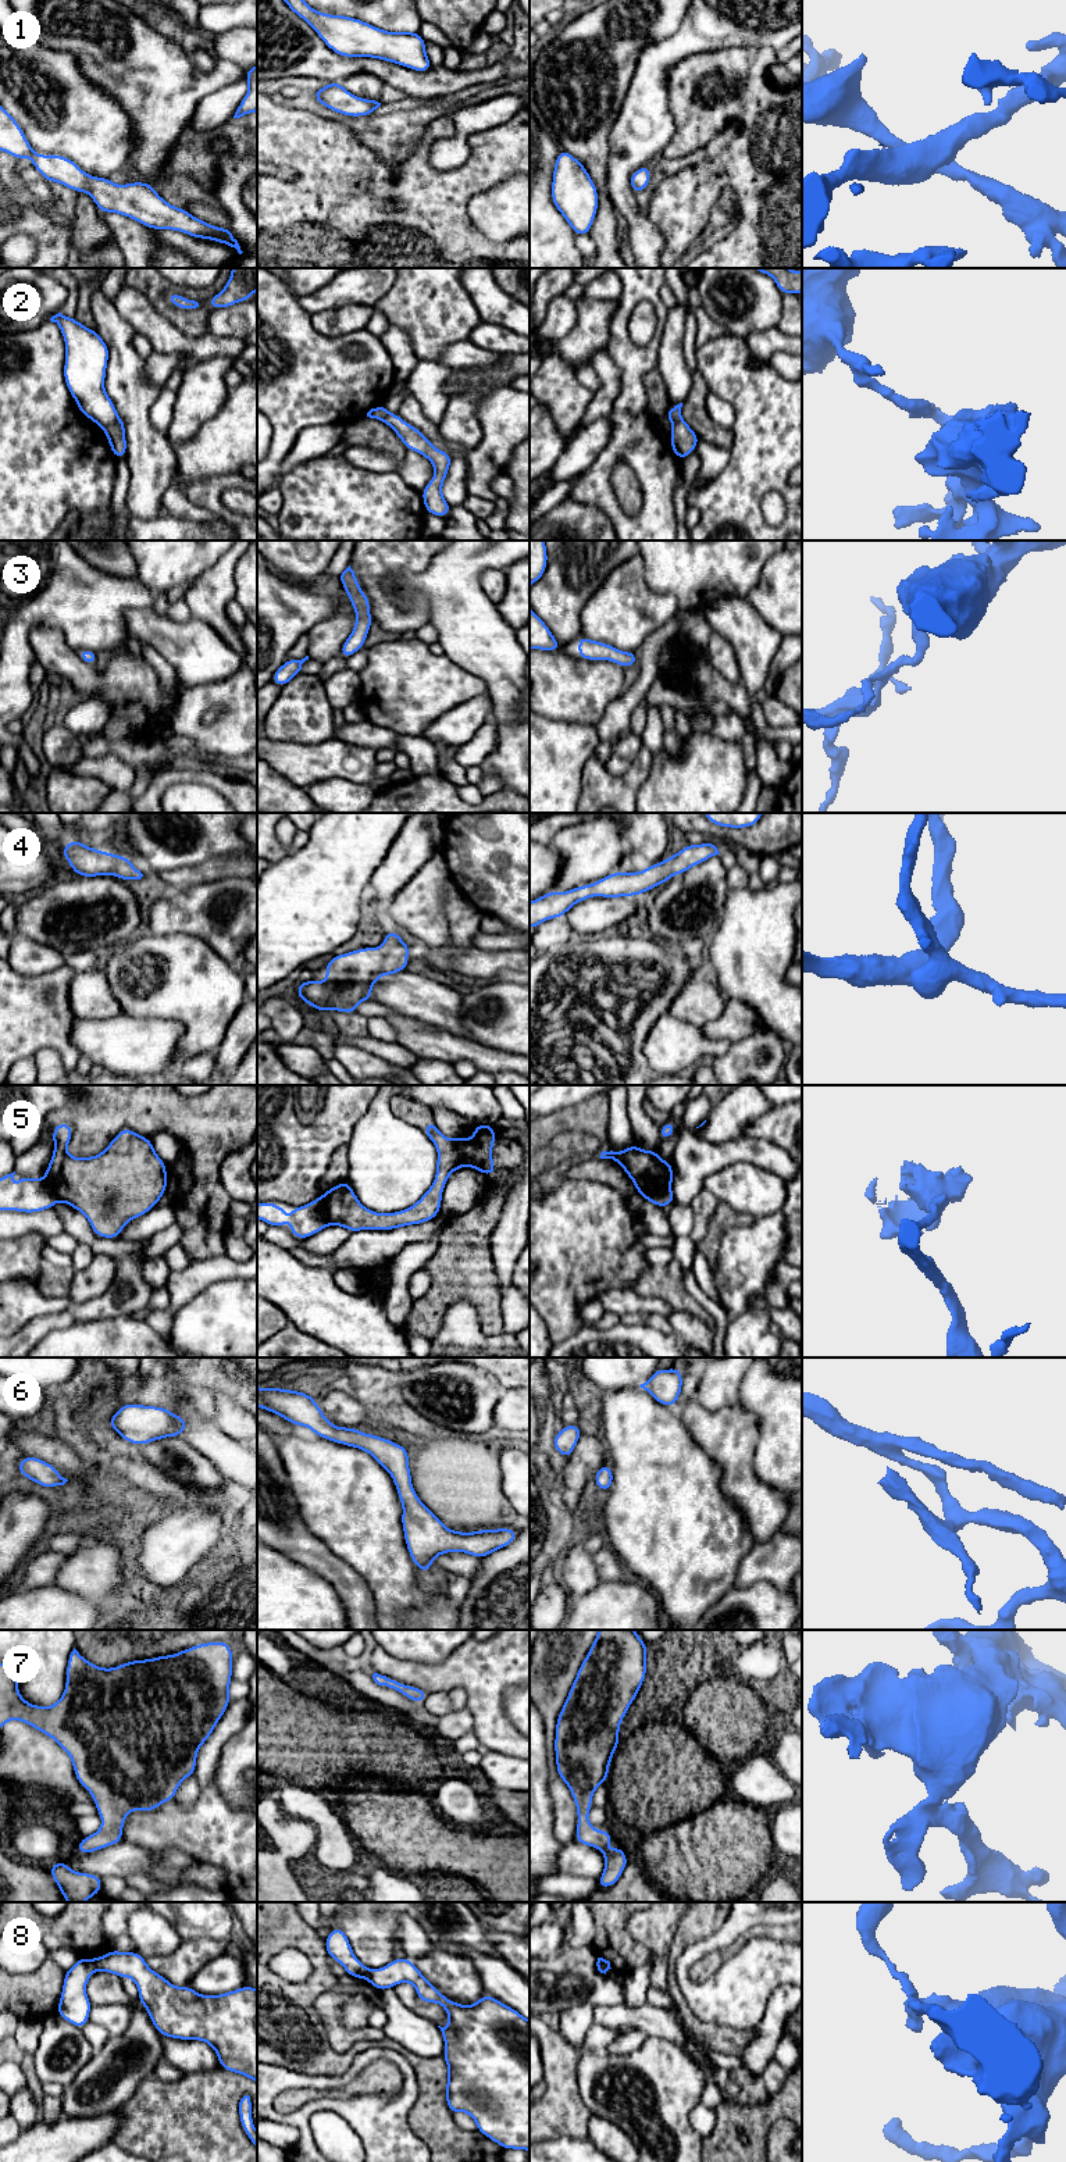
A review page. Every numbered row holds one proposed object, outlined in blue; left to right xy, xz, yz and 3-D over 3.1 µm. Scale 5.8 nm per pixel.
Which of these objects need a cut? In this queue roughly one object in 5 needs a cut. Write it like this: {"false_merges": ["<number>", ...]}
{"false_merges": ["2", "5", "8"]}

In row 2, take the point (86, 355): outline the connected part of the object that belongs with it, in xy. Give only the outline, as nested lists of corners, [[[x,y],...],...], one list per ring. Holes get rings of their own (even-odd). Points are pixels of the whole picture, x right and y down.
[[[58,313],[53,315],[50,321],[60,327],[64,336],[65,364],[63,374],[67,388],[76,402],[79,411],[100,428],[113,425],[118,420],[118,413],[104,389],[107,360],[110,356],[107,345],[100,338],[97,331],[86,328],[74,317],[67,317]]]

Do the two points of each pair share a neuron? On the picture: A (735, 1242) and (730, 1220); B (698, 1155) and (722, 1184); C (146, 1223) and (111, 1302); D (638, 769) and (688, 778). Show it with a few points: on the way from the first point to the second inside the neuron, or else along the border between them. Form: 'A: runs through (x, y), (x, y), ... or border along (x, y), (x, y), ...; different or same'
A: border along (737, 1224), (723, 1233), (719, 1258); different
B: border along (744, 1160), (730, 1163), (710, 1173), (702, 1187); different
C: border along (120, 1237), (125, 1240), (149, 1240); different
D: border along (653, 755), (649, 776), (635, 798); different

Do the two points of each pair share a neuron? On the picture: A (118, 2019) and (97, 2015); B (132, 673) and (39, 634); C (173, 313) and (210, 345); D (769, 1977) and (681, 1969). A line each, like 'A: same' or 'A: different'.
A: same
B: same
C: different
D: same

